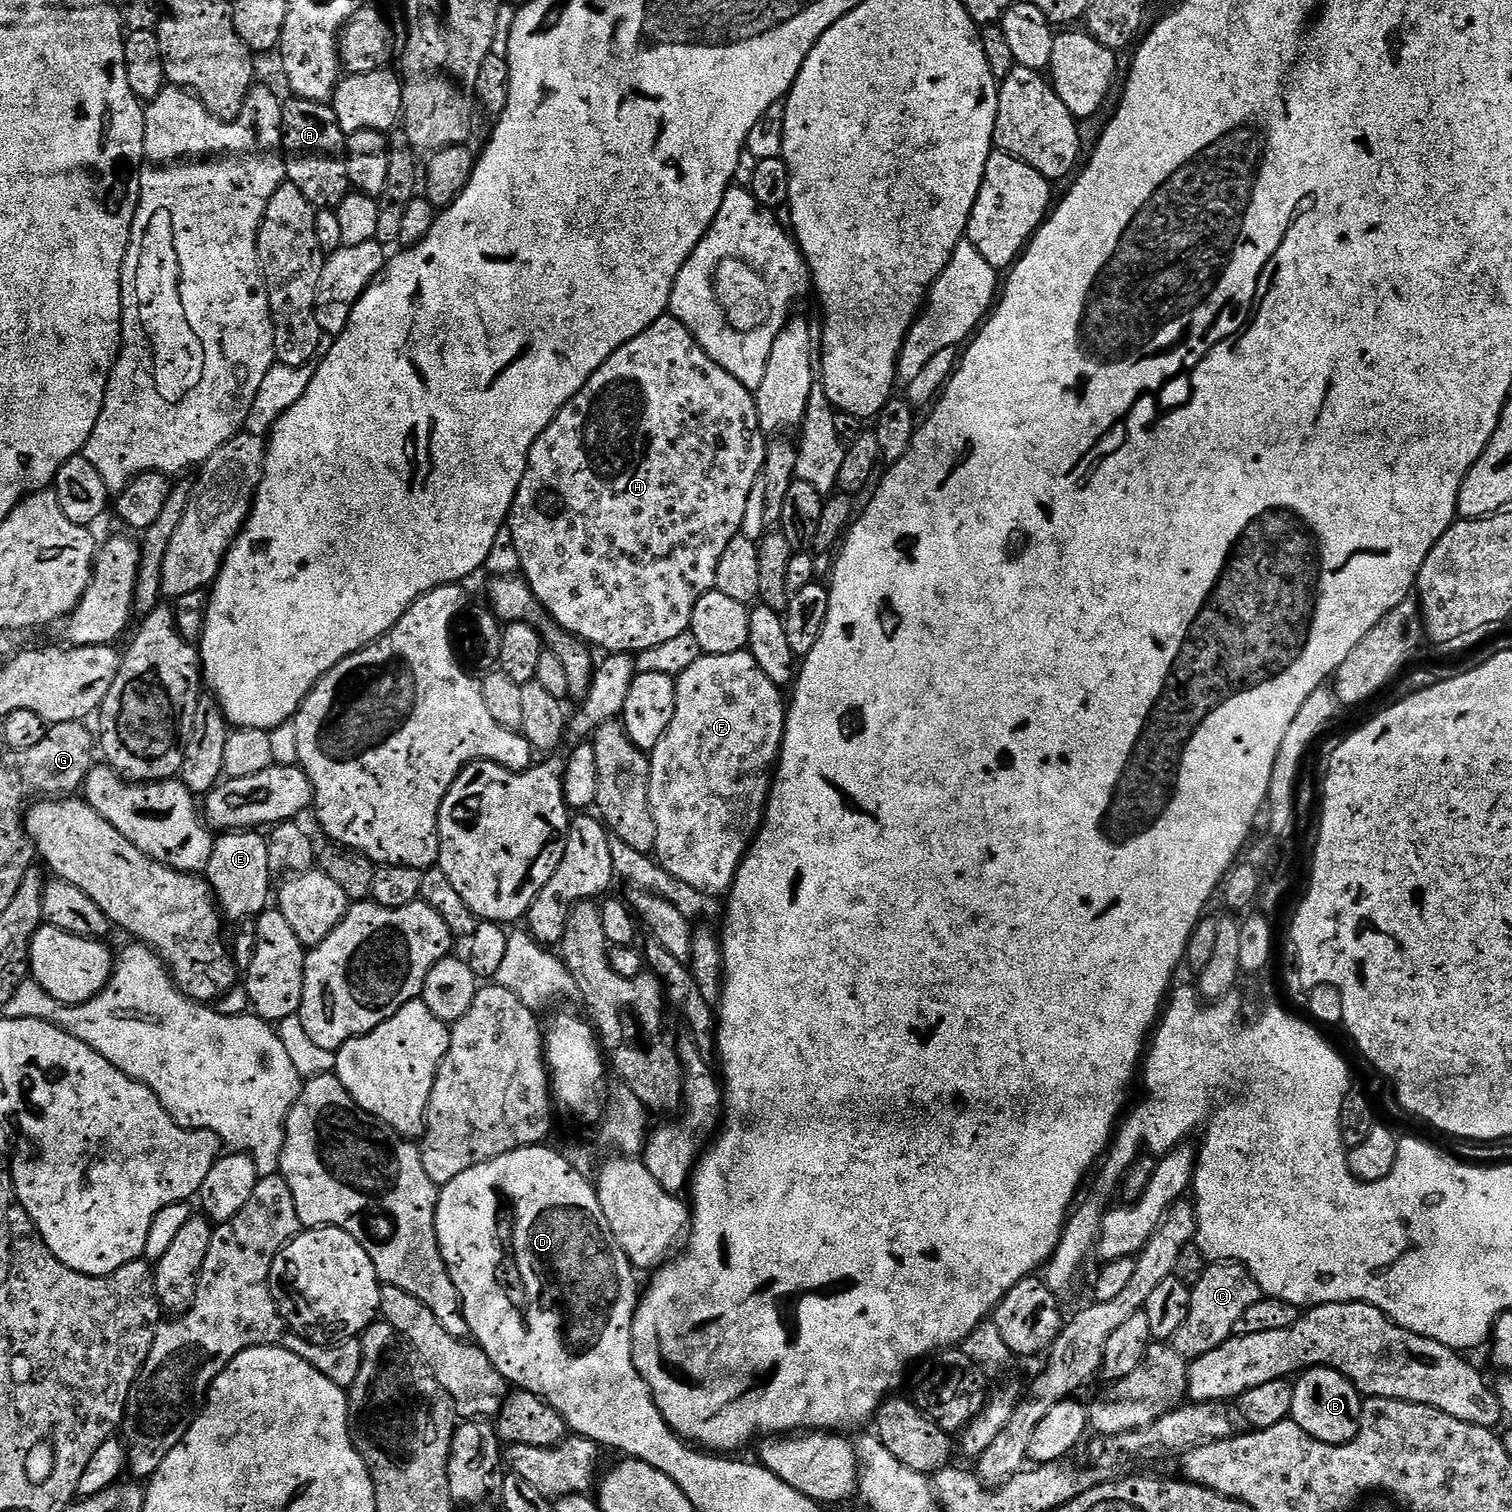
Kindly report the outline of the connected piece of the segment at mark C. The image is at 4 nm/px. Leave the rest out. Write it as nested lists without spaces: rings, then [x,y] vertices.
[[[1214,1262],[1205,1267],[1199,1282],[1192,1287],[1190,1314],[1184,1327],[1172,1339],[1172,1345],[1185,1359],[1193,1360],[1217,1349],[1235,1333],[1237,1323],[1254,1302],[1262,1299],[1258,1282],[1244,1265]]]

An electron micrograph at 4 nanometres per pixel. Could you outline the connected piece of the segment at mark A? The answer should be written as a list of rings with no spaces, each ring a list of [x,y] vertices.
[[[289,99],[284,104],[284,171],[287,183],[298,186],[302,194],[318,210],[335,210],[350,191],[348,183],[348,142],[342,126],[338,126],[338,118],[334,114],[331,103],[323,100]]]

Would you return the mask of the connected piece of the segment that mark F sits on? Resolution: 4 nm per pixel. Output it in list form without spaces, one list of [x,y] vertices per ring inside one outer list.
[[[735,652],[721,656],[701,655],[686,671],[676,677],[676,709],[674,718],[666,730],[666,734],[658,742],[658,746],[650,753],[652,773],[650,774],[650,806],[654,814],[654,822],[658,826],[655,859],[661,868],[665,868],[674,878],[682,878],[682,882],[694,886],[709,894],[727,894],[732,891],[732,883],[740,869],[740,863],[748,855],[761,824],[764,823],[764,813],[768,807],[768,793],[774,783],[774,769],[777,767],[780,753],[784,747],[784,721],[786,719],[786,696],[782,693],[781,685],[770,682],[758,666],[751,652]]]

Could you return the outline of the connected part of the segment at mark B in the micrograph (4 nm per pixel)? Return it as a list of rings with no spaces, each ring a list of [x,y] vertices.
[[[1308,1368],[1306,1371],[1299,1373],[1294,1380],[1294,1402],[1292,1403],[1292,1416],[1296,1418],[1304,1418],[1300,1416],[1308,1416],[1306,1419],[1306,1427],[1308,1433],[1310,1433],[1314,1438],[1318,1438],[1322,1442],[1327,1444],[1349,1444],[1351,1440],[1355,1438],[1360,1429],[1360,1420],[1364,1417],[1364,1400],[1361,1397],[1360,1391],[1358,1391],[1348,1379],[1342,1374],[1338,1374],[1334,1370],[1329,1368]]]

